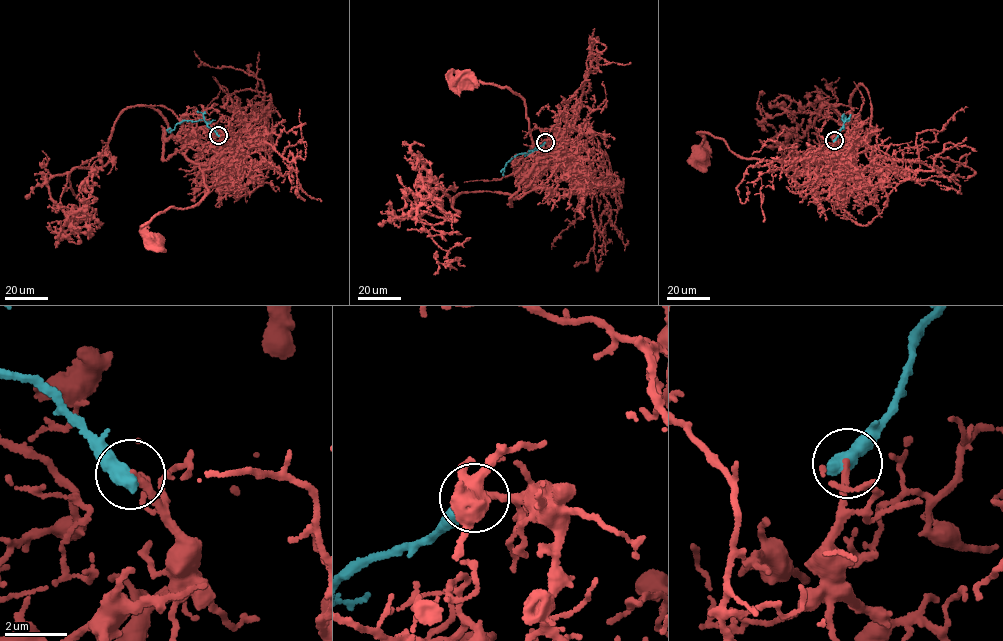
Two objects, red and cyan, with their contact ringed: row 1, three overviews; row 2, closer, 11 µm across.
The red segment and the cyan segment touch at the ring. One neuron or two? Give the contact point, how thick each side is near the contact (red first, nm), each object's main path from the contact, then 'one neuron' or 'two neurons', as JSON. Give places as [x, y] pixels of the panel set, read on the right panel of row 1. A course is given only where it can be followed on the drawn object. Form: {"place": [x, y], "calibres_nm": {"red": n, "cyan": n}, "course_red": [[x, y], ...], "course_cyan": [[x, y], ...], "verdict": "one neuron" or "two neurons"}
{"place": [834, 140], "calibres_nm": {"red": 240, "cyan": 600}, "course_red": [[834, 140], [841, 165], [739, 157], [722, 138], [705, 132], [699, 134], [704, 137], [699, 158]], "course_cyan": [[834, 140], [844, 122], [843, 114], [843, 118], [849, 120]], "verdict": "two neurons"}

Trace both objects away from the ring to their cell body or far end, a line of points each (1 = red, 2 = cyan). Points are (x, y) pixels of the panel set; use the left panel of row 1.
1: (218, 135), (224, 153), (199, 167), (208, 193), (196, 205), (168, 207), (154, 215), (146, 230), (159, 242)
2: (218, 135), (204, 120), (185, 120), (167, 130)

